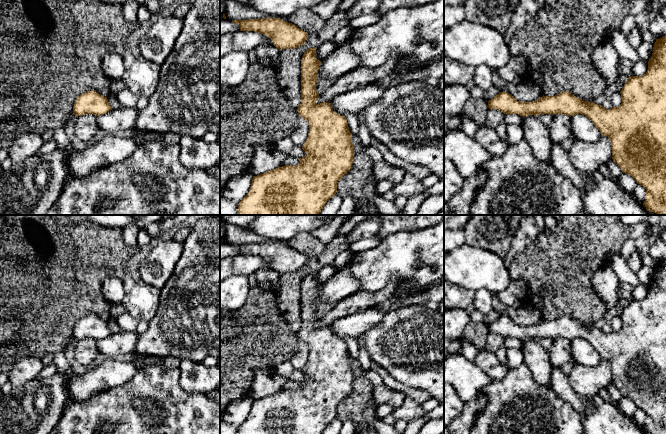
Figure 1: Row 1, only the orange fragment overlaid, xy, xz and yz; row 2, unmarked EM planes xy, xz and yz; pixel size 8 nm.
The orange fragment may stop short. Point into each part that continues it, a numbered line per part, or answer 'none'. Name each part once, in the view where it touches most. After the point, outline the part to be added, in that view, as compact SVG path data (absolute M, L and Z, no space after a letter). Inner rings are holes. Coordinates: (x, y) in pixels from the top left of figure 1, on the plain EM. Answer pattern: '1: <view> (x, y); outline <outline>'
none

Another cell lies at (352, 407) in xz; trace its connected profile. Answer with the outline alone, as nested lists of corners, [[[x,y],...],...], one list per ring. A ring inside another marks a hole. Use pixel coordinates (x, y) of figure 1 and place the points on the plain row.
[[[352,359],[352,367],[354,371],[352,392],[338,405],[337,416],[342,422],[349,418],[355,427],[360,426],[362,429],[356,430],[356,434],[372,434],[376,429],[365,420],[363,411],[369,406],[377,408],[373,396],[374,388],[357,360]]]

